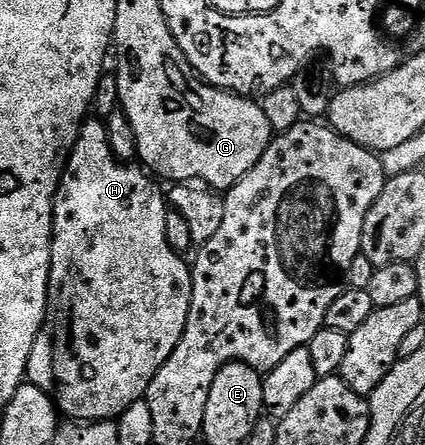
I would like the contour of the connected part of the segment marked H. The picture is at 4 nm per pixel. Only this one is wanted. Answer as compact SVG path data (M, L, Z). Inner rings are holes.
M98 117L87 118L78 131L70 156L66 158L62 179L58 183L58 192L54 195L54 232L50 238L50 288L46 294L46 320L32 345L32 353L26 366L26 379L36 384L44 393L48 393L55 407L70 421L117 420L133 403L145 400L152 377L156 377L160 365L164 365L164 361L172 357L172 349L176 349L188 321L192 301L191 264L187 260L185 263L182 260L185 258L179 252L173 251L168 245L168 237L164 237L167 196L153 183L155 180L141 166L134 166L138 165L120 160L112 153L108 145L105 122Z

